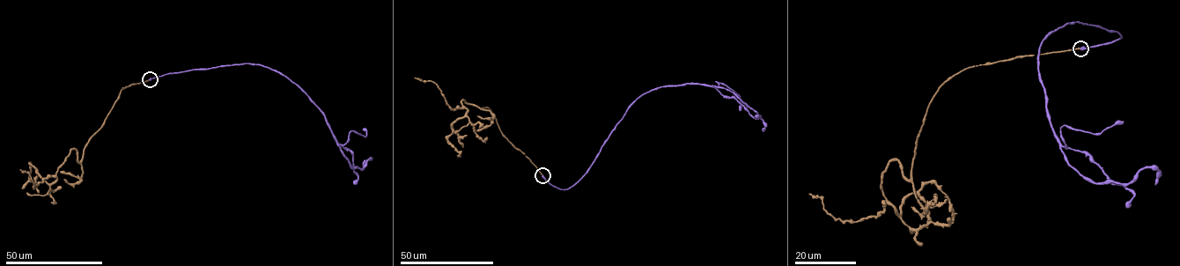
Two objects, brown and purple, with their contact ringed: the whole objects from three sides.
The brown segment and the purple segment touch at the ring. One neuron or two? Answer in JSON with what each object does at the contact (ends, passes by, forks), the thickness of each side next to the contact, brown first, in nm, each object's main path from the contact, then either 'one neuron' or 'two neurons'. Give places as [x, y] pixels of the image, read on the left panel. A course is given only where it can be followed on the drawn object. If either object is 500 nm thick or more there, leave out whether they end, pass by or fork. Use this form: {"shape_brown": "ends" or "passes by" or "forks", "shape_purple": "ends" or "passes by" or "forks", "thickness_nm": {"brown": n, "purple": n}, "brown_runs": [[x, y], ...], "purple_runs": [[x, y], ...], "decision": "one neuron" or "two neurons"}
{"shape_brown": "ends", "shape_purple": "passes by", "thickness_nm": {"brown": 240, "purple": 400}, "brown_runs": [[150, 79], [121, 90], [80, 161], [71, 149], [49, 184], [29, 163], [29, 181], [22, 188]], "purple_runs": [[150, 79], [246, 63], [280, 72], [306, 94], [325, 117], [352, 168], [363, 168], [370, 158], [363, 169]], "decision": "two neurons"}

